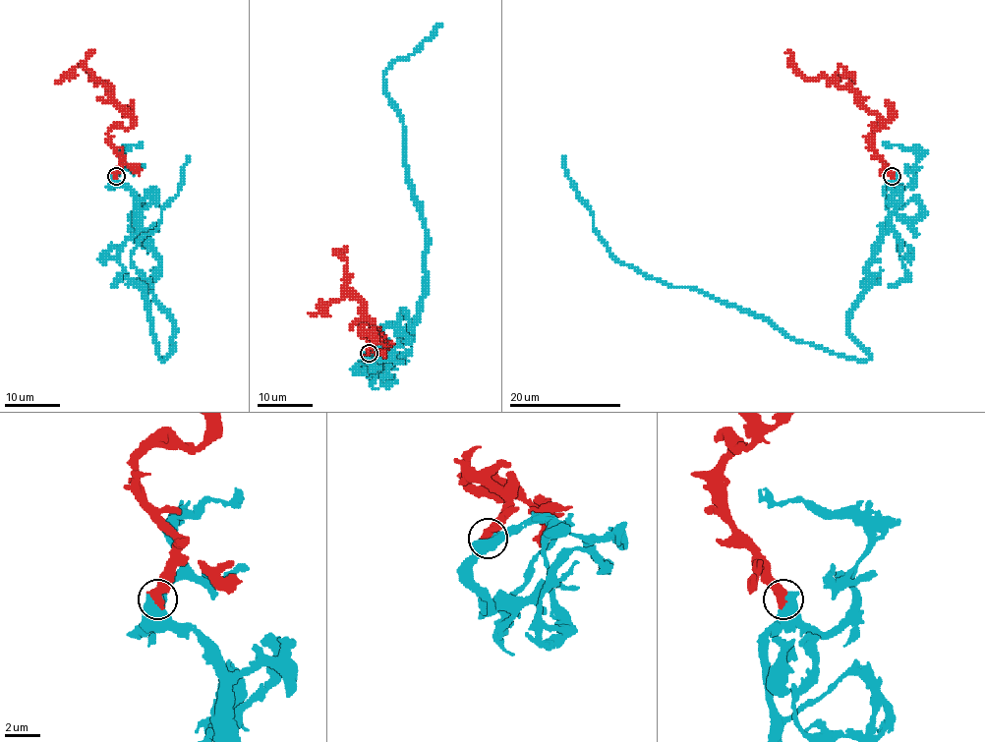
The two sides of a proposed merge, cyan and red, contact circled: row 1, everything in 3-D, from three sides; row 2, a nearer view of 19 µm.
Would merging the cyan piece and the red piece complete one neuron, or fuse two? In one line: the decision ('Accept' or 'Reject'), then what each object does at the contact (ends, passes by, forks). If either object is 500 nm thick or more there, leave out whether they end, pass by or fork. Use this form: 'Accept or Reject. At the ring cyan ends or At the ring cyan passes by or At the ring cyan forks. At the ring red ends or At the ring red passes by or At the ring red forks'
Accept

